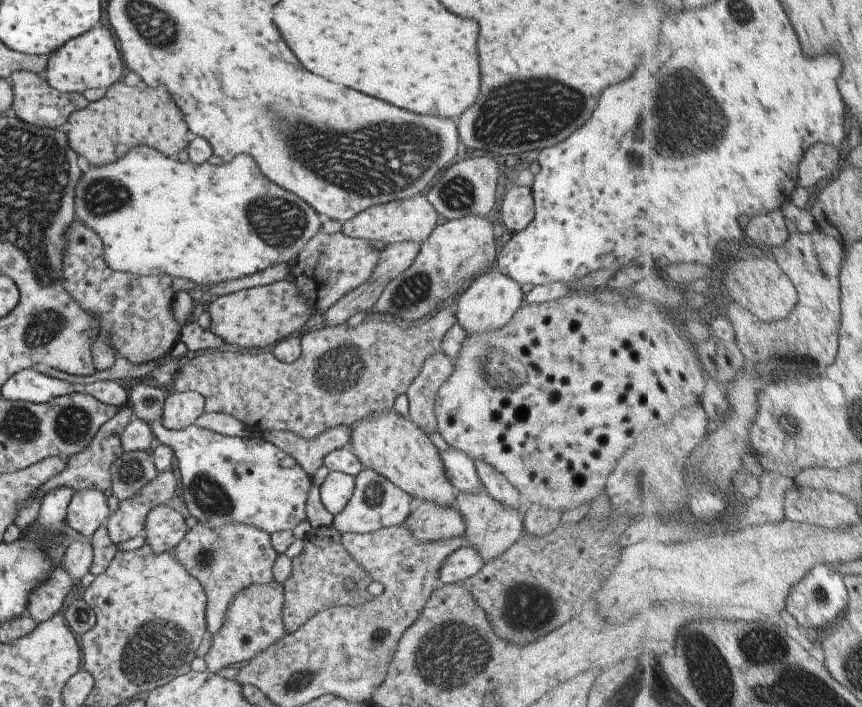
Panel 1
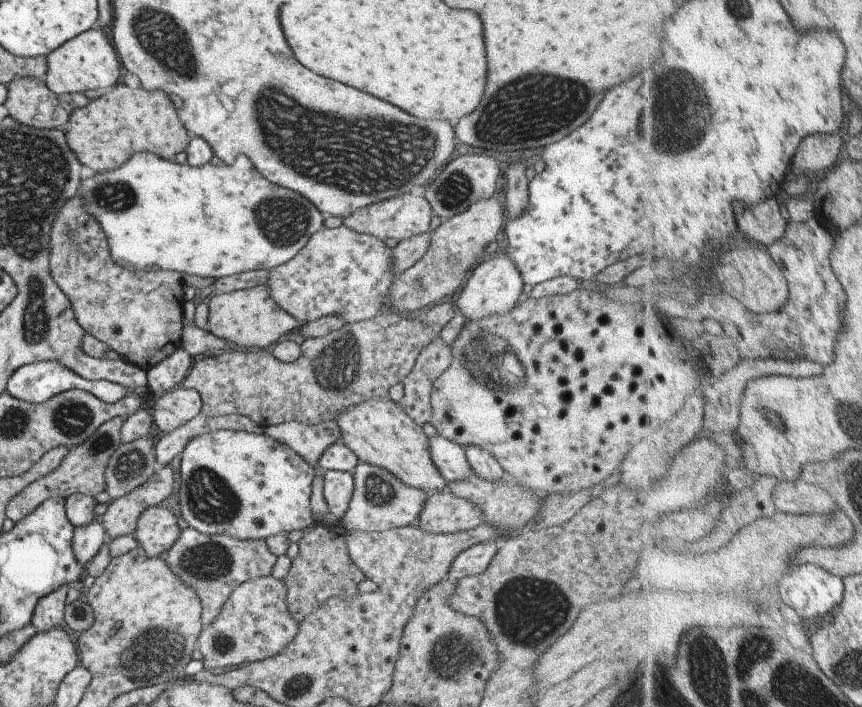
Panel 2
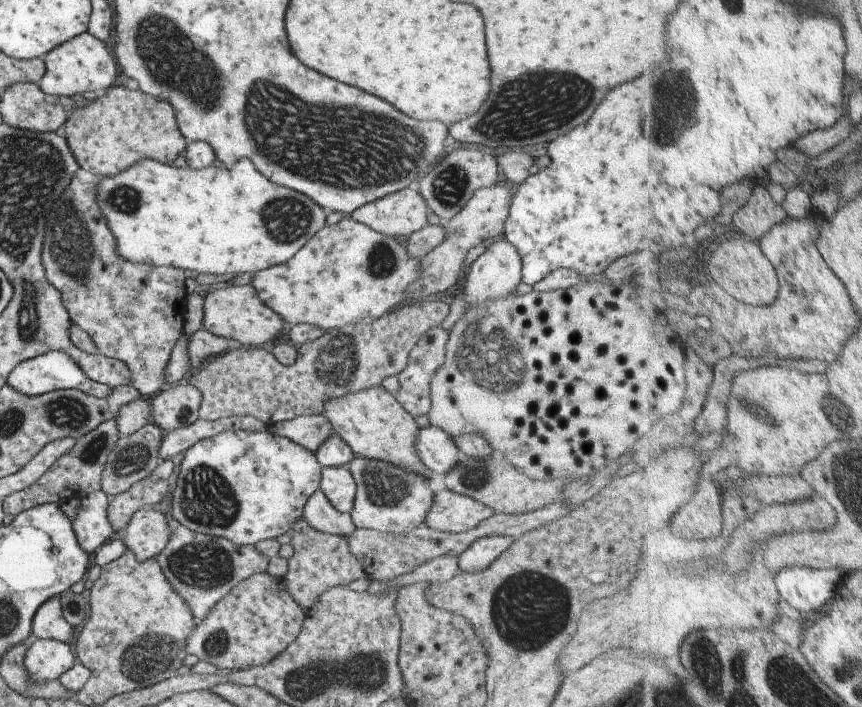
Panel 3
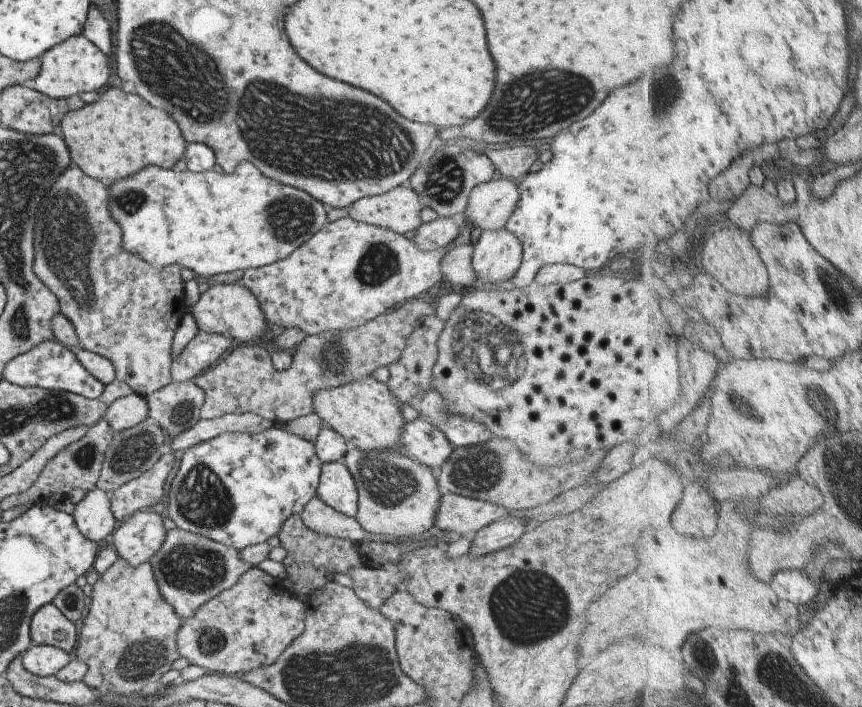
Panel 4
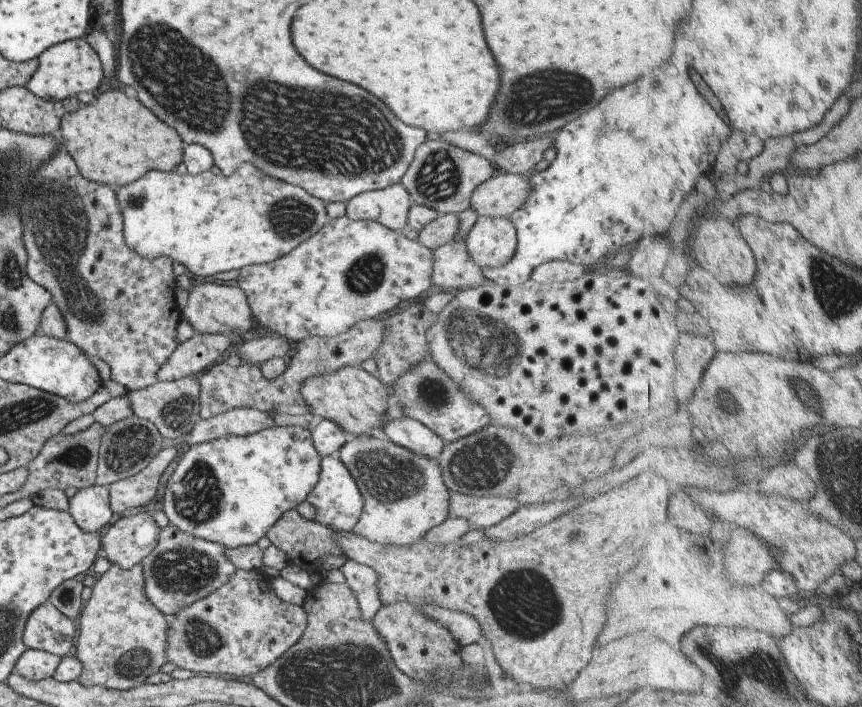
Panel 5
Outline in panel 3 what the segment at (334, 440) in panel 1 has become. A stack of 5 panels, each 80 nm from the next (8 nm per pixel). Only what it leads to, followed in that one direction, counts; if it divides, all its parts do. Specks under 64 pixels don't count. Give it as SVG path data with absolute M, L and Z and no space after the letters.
M323 414L298 416L282 423L272 424L268 430L277 436L289 439L293 444L298 444L313 454L319 445L333 434L332 426Z

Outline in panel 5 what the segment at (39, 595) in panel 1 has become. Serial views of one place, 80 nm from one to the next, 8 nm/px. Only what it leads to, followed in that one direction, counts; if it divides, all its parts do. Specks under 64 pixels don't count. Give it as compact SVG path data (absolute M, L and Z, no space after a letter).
M47 600L28 614L23 642L26 649L39 649L64 657L73 646L73 634L73 621Z

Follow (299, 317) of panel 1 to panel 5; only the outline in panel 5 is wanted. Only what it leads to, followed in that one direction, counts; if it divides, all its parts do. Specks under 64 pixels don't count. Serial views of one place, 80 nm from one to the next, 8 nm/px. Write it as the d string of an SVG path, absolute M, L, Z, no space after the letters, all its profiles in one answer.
M204 283L191 288L186 304L181 309L181 319L191 324L195 333L225 333L237 341L240 334L245 334L254 323L244 292L237 285L219 283Z

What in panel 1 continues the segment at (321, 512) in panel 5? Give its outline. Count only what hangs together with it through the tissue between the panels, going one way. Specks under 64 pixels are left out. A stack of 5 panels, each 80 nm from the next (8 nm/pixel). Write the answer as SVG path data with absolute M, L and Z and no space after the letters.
M328 471L325 480L319 485L319 498L323 508L331 514L338 515L351 498L354 480L339 471Z

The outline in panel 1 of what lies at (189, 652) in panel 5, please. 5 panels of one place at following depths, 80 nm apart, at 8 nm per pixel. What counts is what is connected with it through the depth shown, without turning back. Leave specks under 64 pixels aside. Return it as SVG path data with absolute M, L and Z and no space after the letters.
M274 580L264 585L251 585L241 589L227 609L224 625L217 634L211 636L212 646L202 657L206 670L217 673L226 666L246 664L258 652L264 651L286 635L287 632L281 620L282 602L282 585Z

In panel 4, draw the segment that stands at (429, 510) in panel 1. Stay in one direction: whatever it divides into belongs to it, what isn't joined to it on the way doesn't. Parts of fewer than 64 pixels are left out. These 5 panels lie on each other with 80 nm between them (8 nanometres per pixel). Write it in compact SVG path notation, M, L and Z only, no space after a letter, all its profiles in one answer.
M441 492L433 526L470 541L480 528L503 518L507 512L501 505Z

